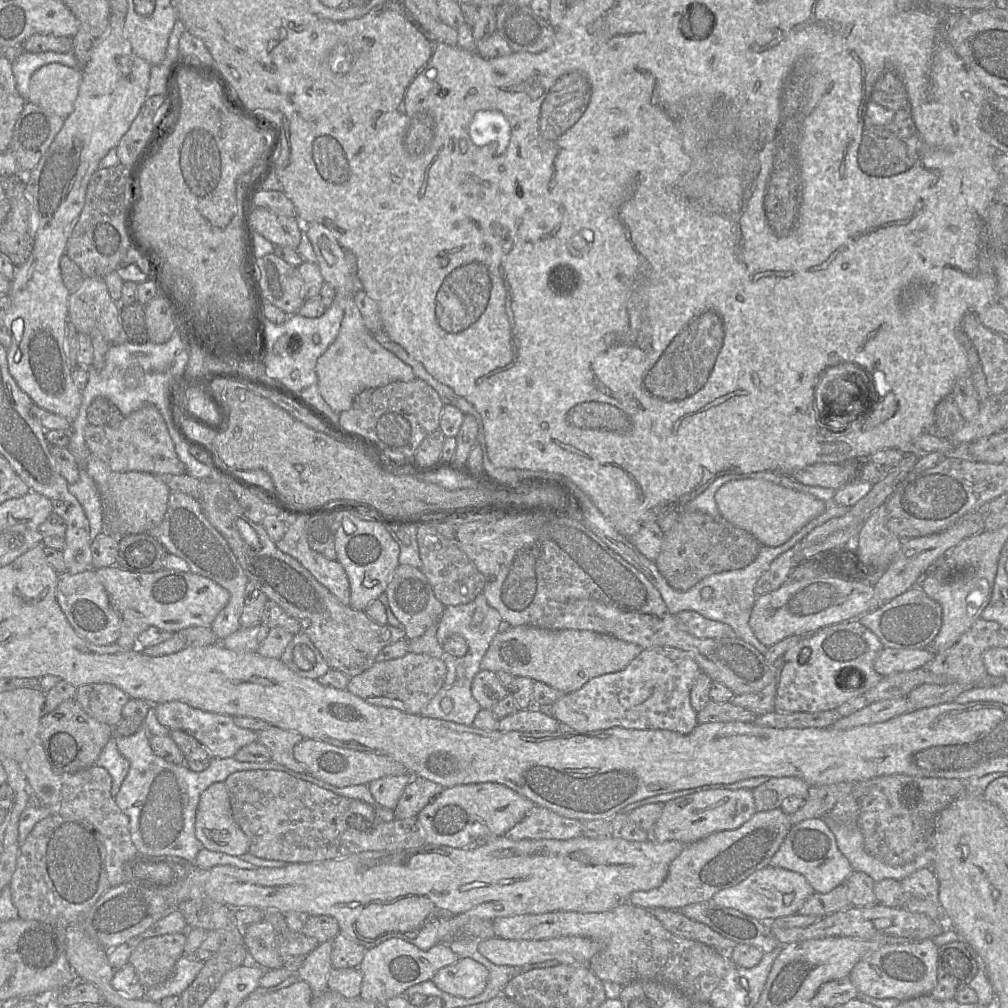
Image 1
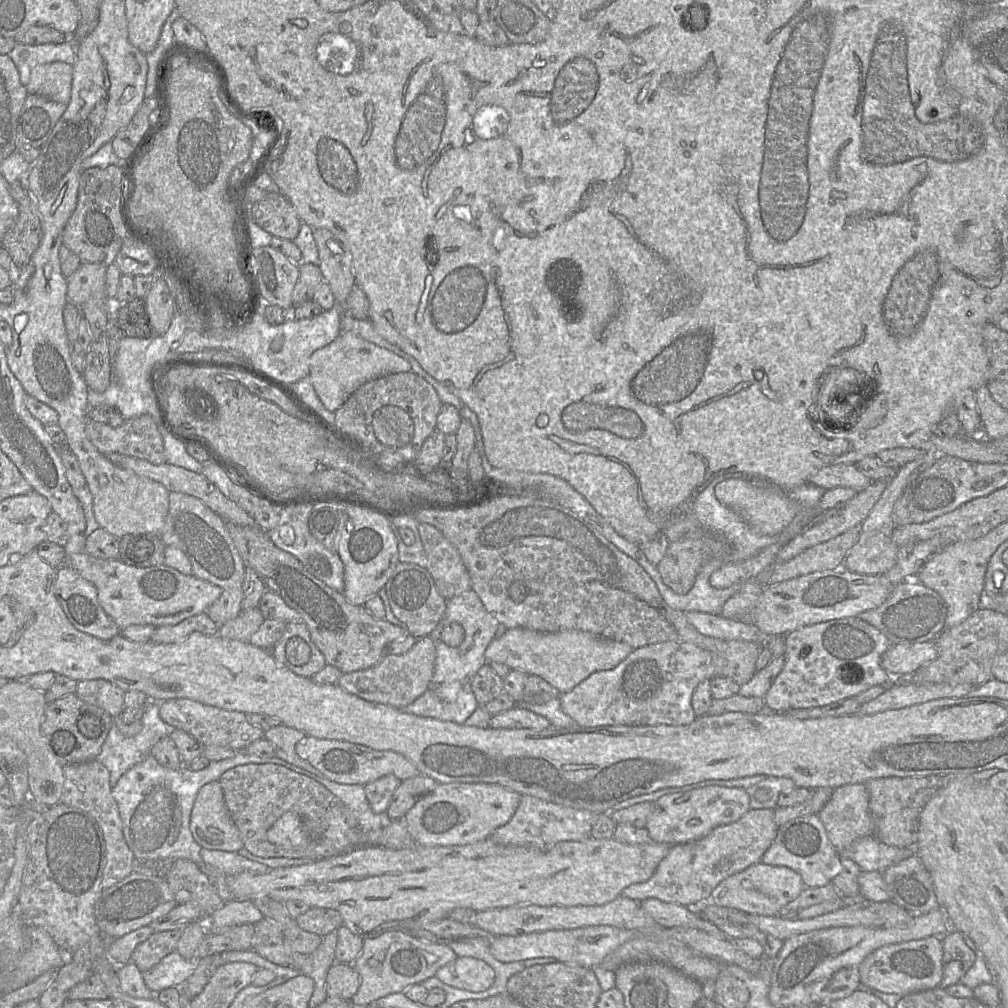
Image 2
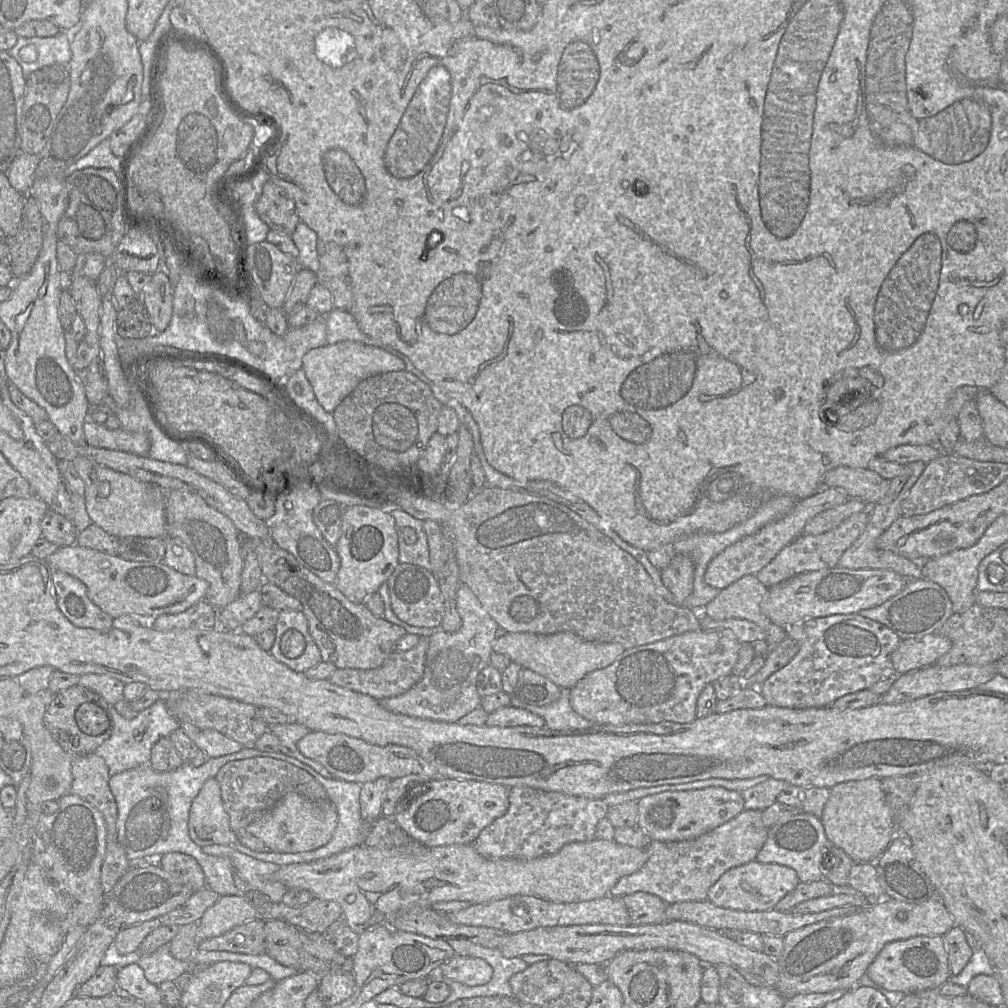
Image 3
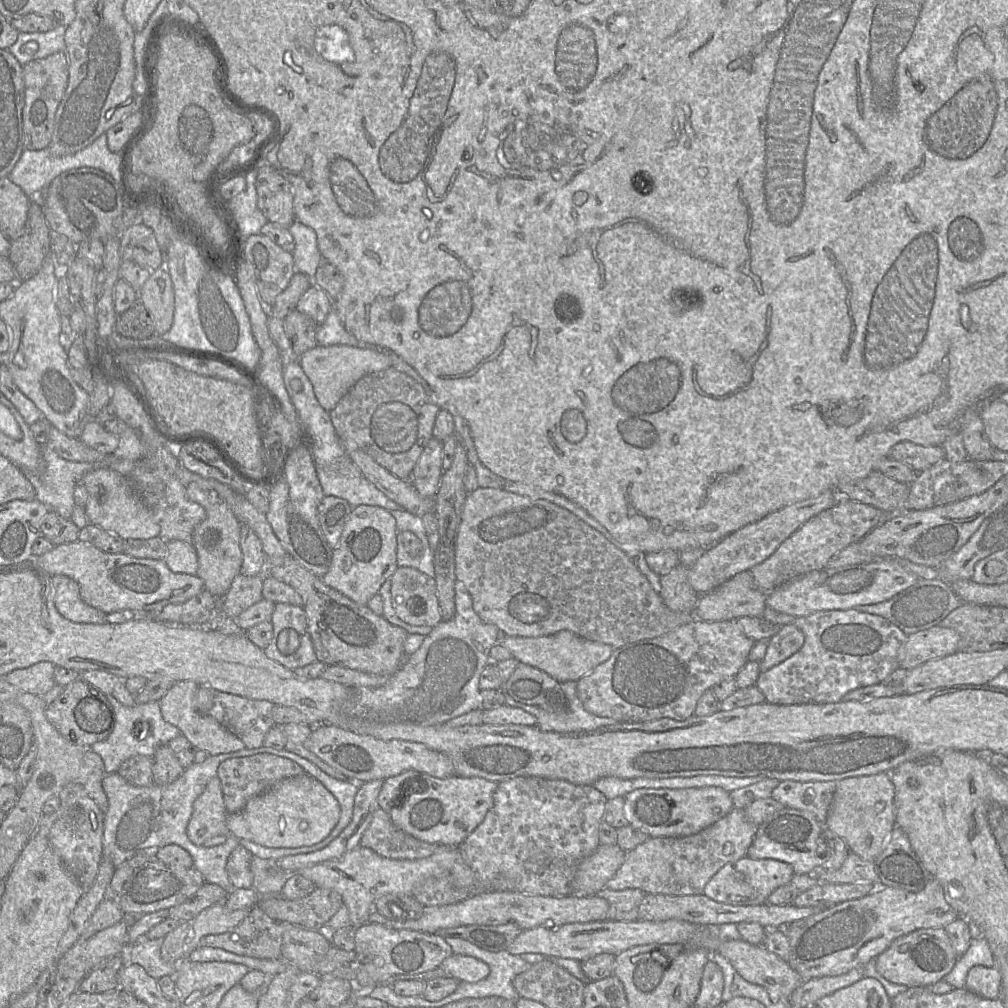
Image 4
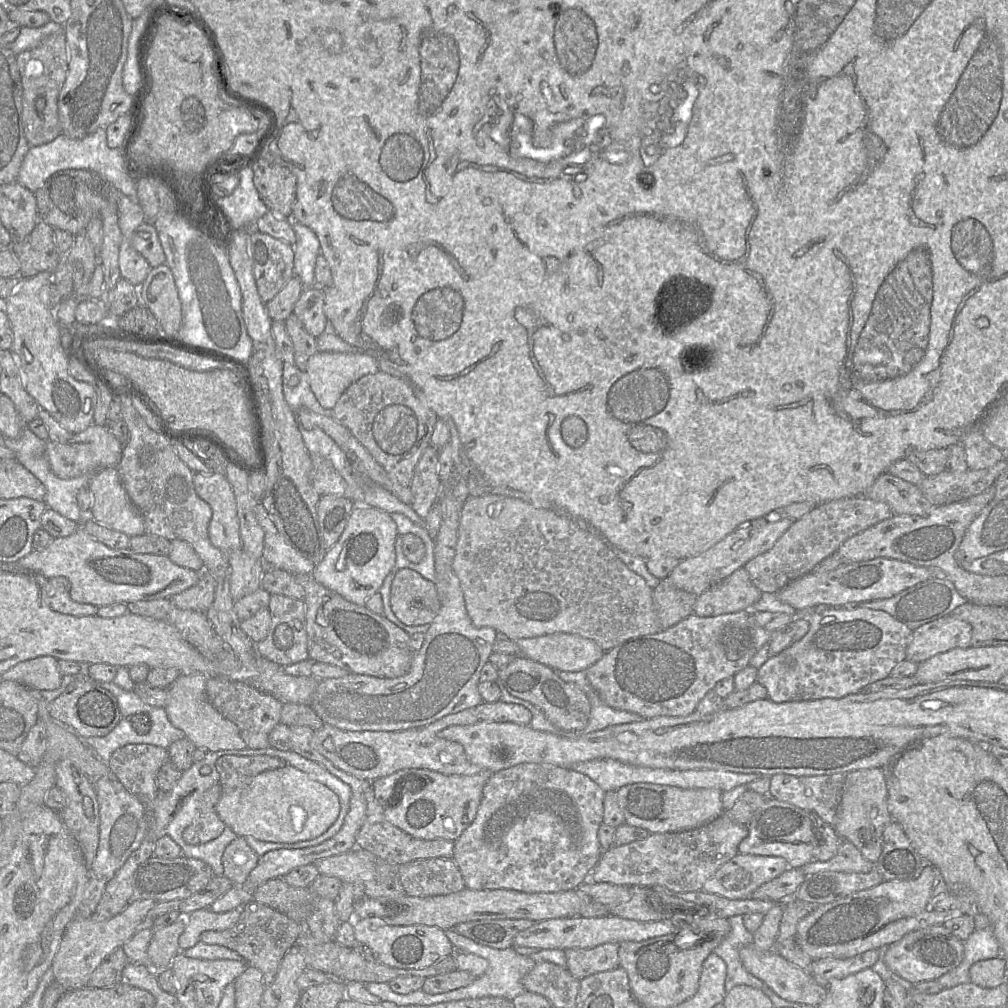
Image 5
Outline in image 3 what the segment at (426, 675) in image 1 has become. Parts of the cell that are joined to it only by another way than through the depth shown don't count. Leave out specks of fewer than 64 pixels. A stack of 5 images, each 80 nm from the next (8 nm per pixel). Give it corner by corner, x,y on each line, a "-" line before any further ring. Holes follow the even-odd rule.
422,636
414,648
404,652
393,651
387,660
377,668
337,668
328,680
338,686
369,695
376,700
401,695
421,680
425,669
428,645
428,637

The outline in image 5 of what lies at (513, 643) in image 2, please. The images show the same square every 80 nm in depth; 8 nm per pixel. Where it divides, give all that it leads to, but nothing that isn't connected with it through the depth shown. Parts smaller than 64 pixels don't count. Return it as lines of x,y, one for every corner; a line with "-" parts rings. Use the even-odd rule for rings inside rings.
569,633
521,638
515,642
519,653
528,659
568,672
587,670
605,653
593,640

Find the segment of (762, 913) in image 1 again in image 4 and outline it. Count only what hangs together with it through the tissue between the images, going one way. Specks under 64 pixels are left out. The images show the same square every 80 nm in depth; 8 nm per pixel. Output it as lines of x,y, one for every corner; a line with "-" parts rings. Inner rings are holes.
745,856
723,866
706,884
704,894
721,903
732,905
760,905
777,888
787,884
794,876
792,866
775,859
752,859

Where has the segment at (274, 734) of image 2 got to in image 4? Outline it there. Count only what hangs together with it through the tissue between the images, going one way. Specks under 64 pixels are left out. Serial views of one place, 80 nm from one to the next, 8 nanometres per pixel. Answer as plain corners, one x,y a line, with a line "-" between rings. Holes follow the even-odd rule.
289,723
281,726
286,736
285,749
309,760
333,778
347,782
355,782
352,778
336,770
305,747
305,742
311,735
314,726
301,723

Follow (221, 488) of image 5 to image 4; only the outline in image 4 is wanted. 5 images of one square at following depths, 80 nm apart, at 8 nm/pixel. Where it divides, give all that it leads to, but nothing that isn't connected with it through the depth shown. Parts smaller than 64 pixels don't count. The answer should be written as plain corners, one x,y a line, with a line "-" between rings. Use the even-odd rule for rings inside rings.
196,484
186,487
187,497
201,505
206,511
206,518
196,525
192,533
192,546
198,558
197,576
204,581
204,586
215,598
223,598
234,578
241,573
242,551
240,548
240,523
213,490
203,490

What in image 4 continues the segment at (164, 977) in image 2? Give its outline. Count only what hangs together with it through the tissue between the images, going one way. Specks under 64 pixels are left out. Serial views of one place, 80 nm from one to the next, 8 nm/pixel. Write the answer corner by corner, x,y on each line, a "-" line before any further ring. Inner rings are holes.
146,935
137,942
127,945
126,960
139,964
148,975
158,980
163,976
174,976
177,964
171,964
161,958
163,939
148,939

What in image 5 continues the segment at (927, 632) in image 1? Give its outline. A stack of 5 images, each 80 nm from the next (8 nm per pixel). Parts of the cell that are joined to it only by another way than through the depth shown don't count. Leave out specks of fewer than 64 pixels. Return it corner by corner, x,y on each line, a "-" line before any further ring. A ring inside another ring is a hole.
929,578
911,586
891,598
859,602
850,606
864,607
887,612
912,631
918,627
948,616
952,611
967,602
956,590
954,584
948,579

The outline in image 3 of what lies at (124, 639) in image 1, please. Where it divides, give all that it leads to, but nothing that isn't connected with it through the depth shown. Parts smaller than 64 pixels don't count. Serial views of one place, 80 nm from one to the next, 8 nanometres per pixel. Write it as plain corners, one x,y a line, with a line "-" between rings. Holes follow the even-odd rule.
77,544
59,547
43,559
53,571
62,571
82,581
89,599
113,619
132,615
150,623
164,614
179,614
205,598
209,584
196,575
182,574
162,562
134,562
120,556
84,548

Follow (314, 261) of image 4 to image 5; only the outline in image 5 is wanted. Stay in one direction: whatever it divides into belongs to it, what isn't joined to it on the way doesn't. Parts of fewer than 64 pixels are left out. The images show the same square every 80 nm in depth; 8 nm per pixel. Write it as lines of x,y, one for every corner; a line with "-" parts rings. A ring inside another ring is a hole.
291,220
291,226
295,232
296,242
294,247
294,276
297,276
304,288
315,285
314,268
320,243
316,234
299,221

